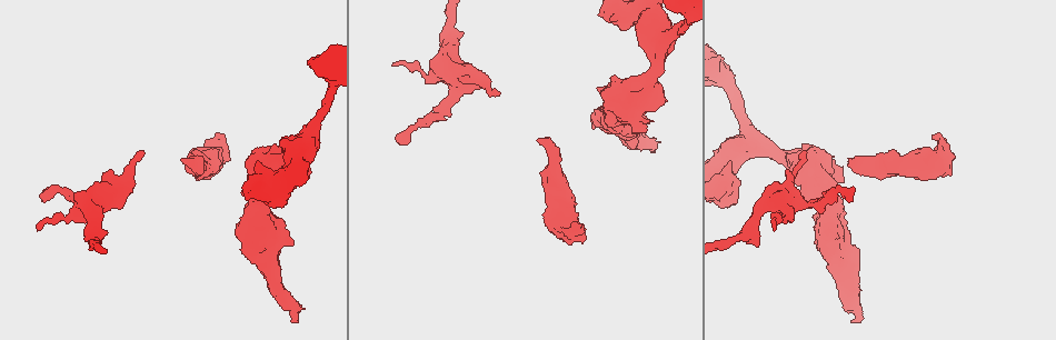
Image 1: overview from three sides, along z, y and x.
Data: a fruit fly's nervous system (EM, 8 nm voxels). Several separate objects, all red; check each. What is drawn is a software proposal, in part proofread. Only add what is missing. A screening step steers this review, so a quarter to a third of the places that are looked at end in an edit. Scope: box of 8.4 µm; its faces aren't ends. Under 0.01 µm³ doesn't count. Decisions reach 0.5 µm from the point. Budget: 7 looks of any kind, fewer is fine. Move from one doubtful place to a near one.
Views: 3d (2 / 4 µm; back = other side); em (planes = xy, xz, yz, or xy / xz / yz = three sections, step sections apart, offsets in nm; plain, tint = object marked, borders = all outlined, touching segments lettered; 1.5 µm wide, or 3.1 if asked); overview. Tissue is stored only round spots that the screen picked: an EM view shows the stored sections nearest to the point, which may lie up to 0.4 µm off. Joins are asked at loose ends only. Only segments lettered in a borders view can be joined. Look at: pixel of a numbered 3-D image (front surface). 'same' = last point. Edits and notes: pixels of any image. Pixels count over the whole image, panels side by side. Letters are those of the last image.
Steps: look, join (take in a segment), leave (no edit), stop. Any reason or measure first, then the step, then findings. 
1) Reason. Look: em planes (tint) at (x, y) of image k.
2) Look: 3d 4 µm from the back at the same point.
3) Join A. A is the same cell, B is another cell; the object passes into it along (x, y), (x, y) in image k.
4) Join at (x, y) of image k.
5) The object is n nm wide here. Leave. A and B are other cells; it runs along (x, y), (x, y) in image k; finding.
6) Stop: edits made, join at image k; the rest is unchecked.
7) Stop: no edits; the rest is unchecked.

Look: em xz step 8 (tint) at (852, 162) of image 1.

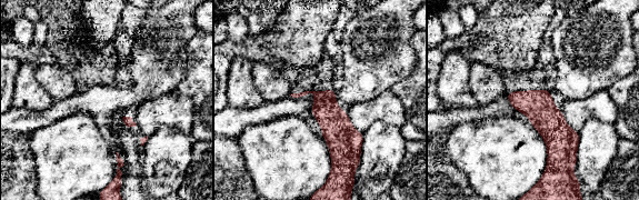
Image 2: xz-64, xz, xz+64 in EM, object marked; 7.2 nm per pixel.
Cut it another way. Look: em planes (tint) at the same point.

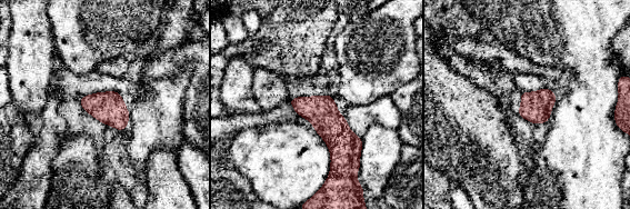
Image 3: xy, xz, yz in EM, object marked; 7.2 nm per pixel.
Look: em planes (borders) at the same point.

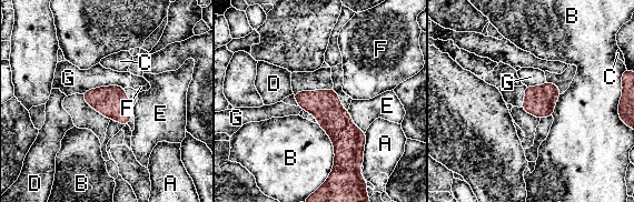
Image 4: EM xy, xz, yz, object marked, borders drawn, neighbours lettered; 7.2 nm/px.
The object is 220 nm wide here. Leave. A, B, C, D, E, F and G are other cells; a border runs along (124, 87), (100, 86), (81, 93) in image 4; none of them fits.

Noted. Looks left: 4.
Thin end. Look: em planes (borders) at (398, 141) of image 1.

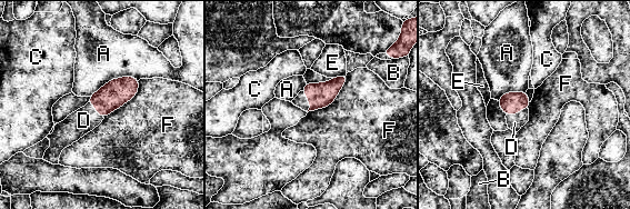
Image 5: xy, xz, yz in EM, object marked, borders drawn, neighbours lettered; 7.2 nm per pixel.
Join D. D is the same cell, A, B, C, E and F are other cells; the object passes into it along (511, 103), (517, 112), (514, 122) in image 5; it goes on there.

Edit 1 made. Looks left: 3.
Look: overview.

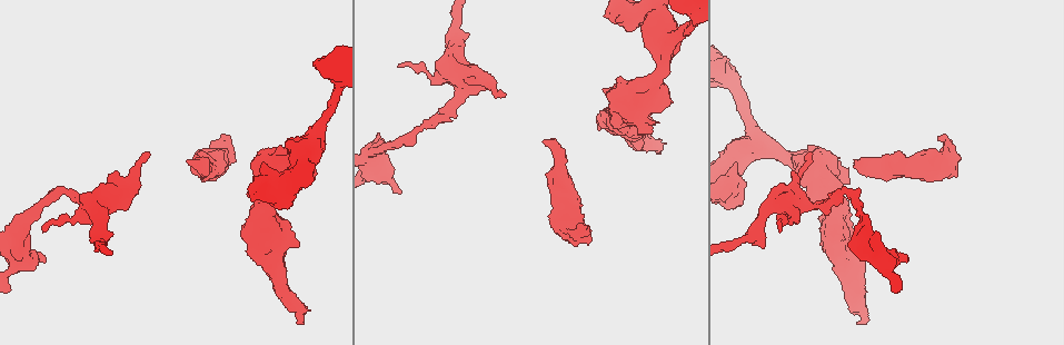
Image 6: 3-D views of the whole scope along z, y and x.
Branch stops here. Look: em planes (tint) at (227, 167) of image 6.

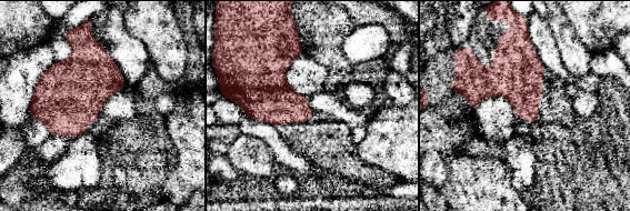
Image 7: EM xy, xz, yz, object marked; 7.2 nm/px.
Look: em planes (borders) at the same point.

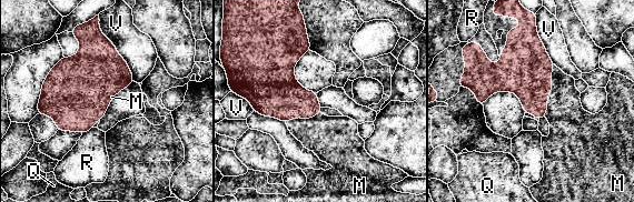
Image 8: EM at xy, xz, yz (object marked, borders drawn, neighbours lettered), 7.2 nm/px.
Join M. M is the same cell, Q, R and V are other cells; it goes on there.

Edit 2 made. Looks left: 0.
Stop: edits made, join at image 5, join at image 8; the rest is unchecked.

